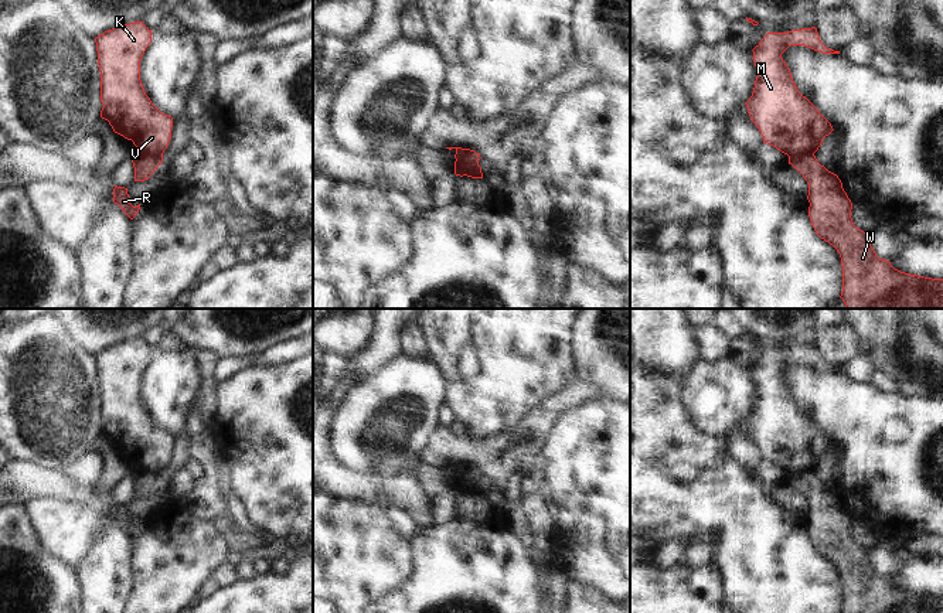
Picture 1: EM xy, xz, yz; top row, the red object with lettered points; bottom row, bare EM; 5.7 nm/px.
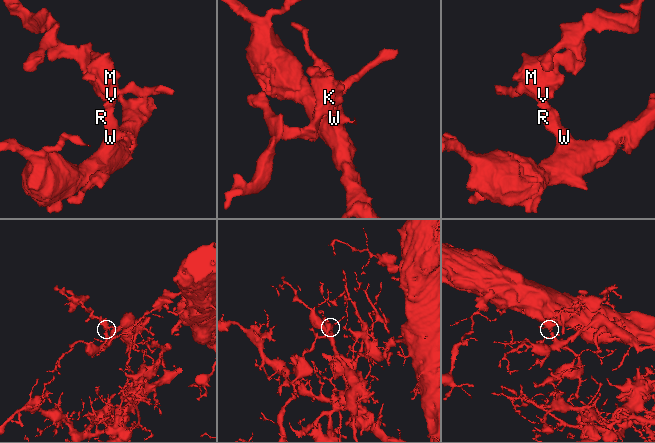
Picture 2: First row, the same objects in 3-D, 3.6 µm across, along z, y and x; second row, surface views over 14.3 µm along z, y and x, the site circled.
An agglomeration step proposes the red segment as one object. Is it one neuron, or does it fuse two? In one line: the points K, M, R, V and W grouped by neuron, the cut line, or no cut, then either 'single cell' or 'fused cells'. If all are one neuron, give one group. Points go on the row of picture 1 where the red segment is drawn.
groups K M V / R W; cut xy (162, 152), (138, 155); fused cells

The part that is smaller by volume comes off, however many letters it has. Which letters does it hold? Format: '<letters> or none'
K, M, V

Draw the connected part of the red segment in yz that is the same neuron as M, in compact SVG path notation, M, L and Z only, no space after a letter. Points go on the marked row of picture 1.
M816 27L787 33L767 33L752 50L758 76L752 96L745 103L748 113L763 136L763 143L776 147L794 160L804 154L814 154L823 139L834 129L818 109L799 92L791 72L782 58L782 54L790 45L804 45L823 54L840 54L840 51L827 48L821 42Z

